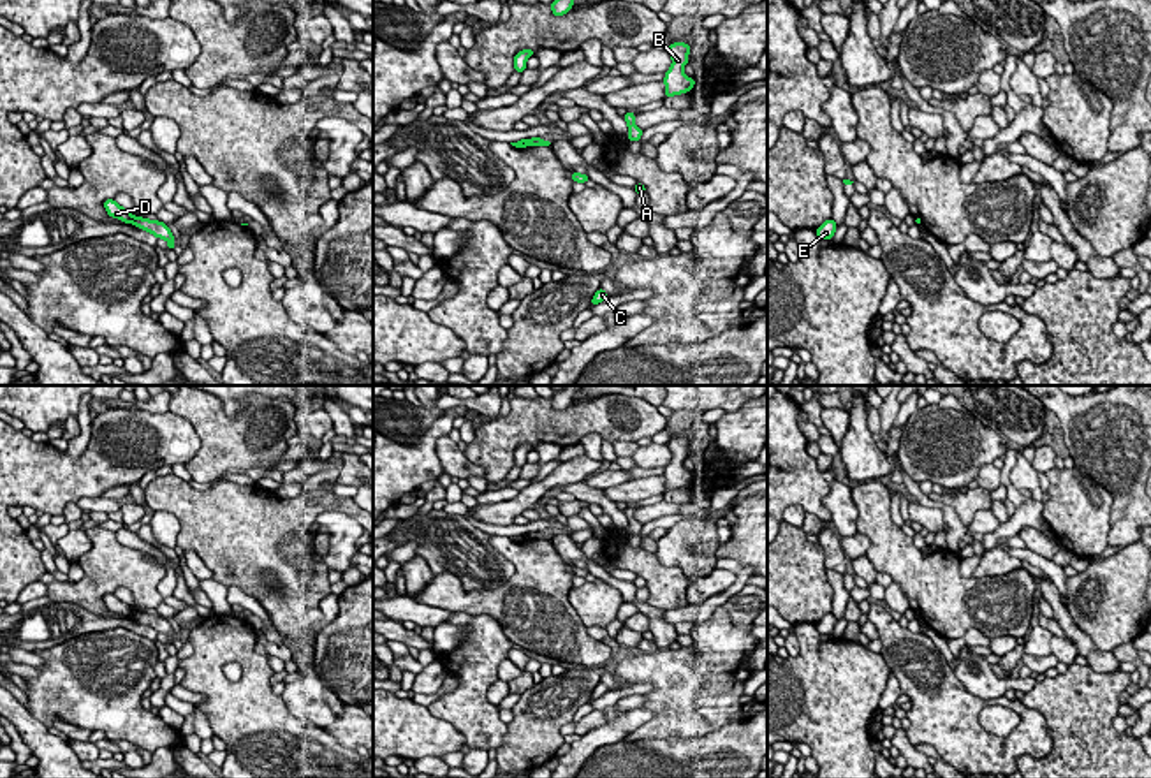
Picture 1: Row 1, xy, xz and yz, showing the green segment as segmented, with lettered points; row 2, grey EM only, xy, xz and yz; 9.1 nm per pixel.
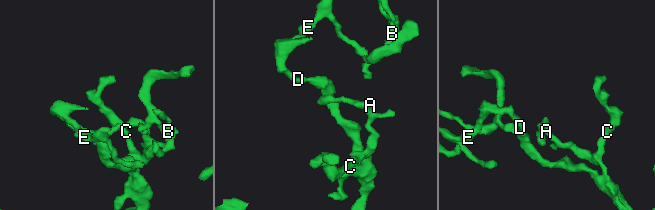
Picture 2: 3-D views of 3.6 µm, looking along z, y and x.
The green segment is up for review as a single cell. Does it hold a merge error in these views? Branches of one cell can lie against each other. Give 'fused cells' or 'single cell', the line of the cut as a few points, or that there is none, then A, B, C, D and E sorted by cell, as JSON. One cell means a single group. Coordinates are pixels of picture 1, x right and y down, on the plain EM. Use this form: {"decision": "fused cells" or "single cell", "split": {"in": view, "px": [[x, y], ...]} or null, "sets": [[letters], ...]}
{"decision": "fused cells", "split": {"in": "xy", "px": [[136, 611], [131, 616]]}, "sets": [["A", "C"], ["B", "D", "E"]]}

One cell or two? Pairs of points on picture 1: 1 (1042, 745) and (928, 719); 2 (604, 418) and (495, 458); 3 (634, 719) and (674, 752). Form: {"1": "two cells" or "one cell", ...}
{"1": "one cell", "2": "one cell", "3": "two cells"}

